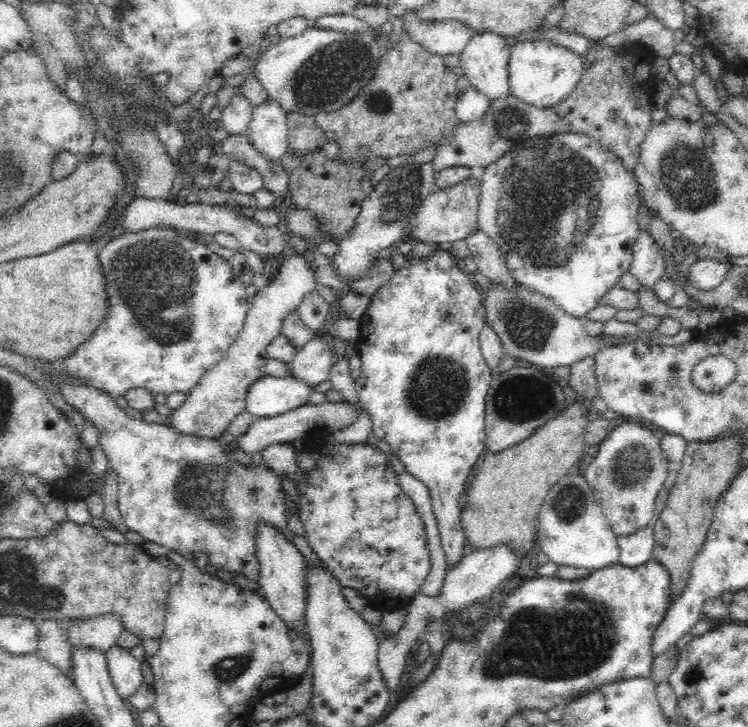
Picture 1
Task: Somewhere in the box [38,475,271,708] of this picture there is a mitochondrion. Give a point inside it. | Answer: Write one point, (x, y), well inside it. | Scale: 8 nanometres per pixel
(229, 668)

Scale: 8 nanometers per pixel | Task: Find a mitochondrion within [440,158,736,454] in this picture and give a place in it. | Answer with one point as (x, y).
(529, 327)

